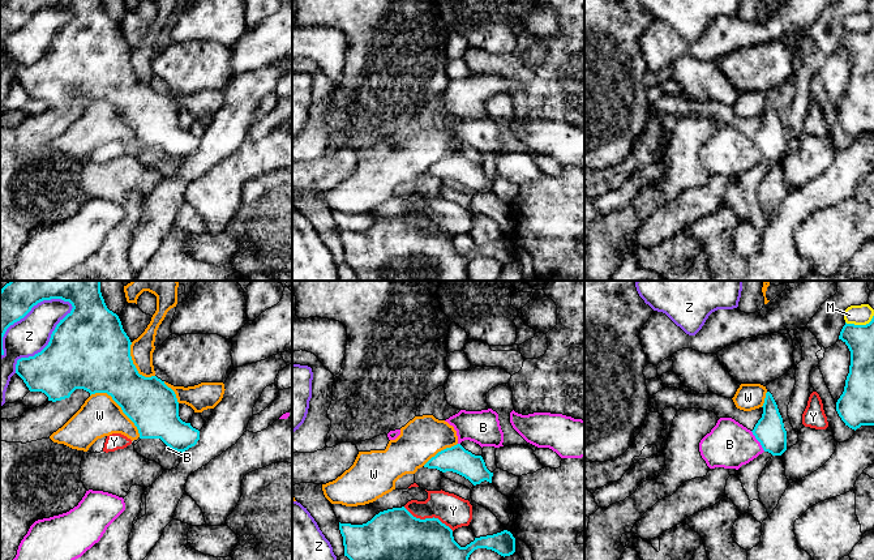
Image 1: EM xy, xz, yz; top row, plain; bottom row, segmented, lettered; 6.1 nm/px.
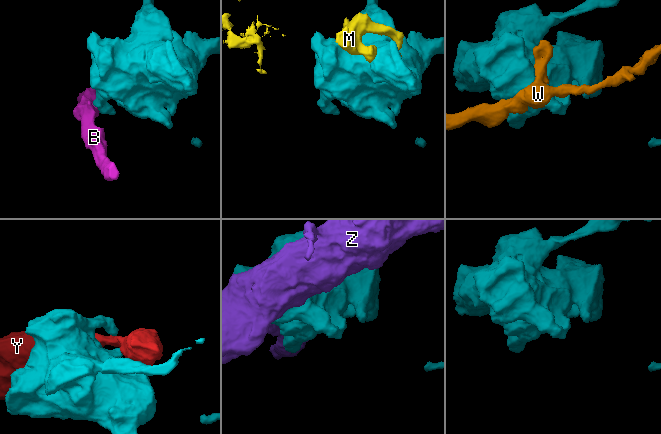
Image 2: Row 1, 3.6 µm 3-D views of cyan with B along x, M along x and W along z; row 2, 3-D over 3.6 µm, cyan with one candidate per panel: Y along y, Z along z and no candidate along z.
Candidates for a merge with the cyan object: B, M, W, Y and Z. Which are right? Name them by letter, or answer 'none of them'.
none of them

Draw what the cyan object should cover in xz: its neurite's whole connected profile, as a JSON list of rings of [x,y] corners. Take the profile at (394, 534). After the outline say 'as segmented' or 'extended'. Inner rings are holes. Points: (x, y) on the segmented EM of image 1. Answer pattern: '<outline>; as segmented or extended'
[[[404,506],[380,512],[363,525],[339,522],[339,530],[344,556],[350,560],[468,560],[477,548],[492,550],[504,557],[515,552],[515,538],[507,530],[475,538],[466,547],[460,547],[454,540],[453,530],[438,518],[416,518]]]; as segmented

